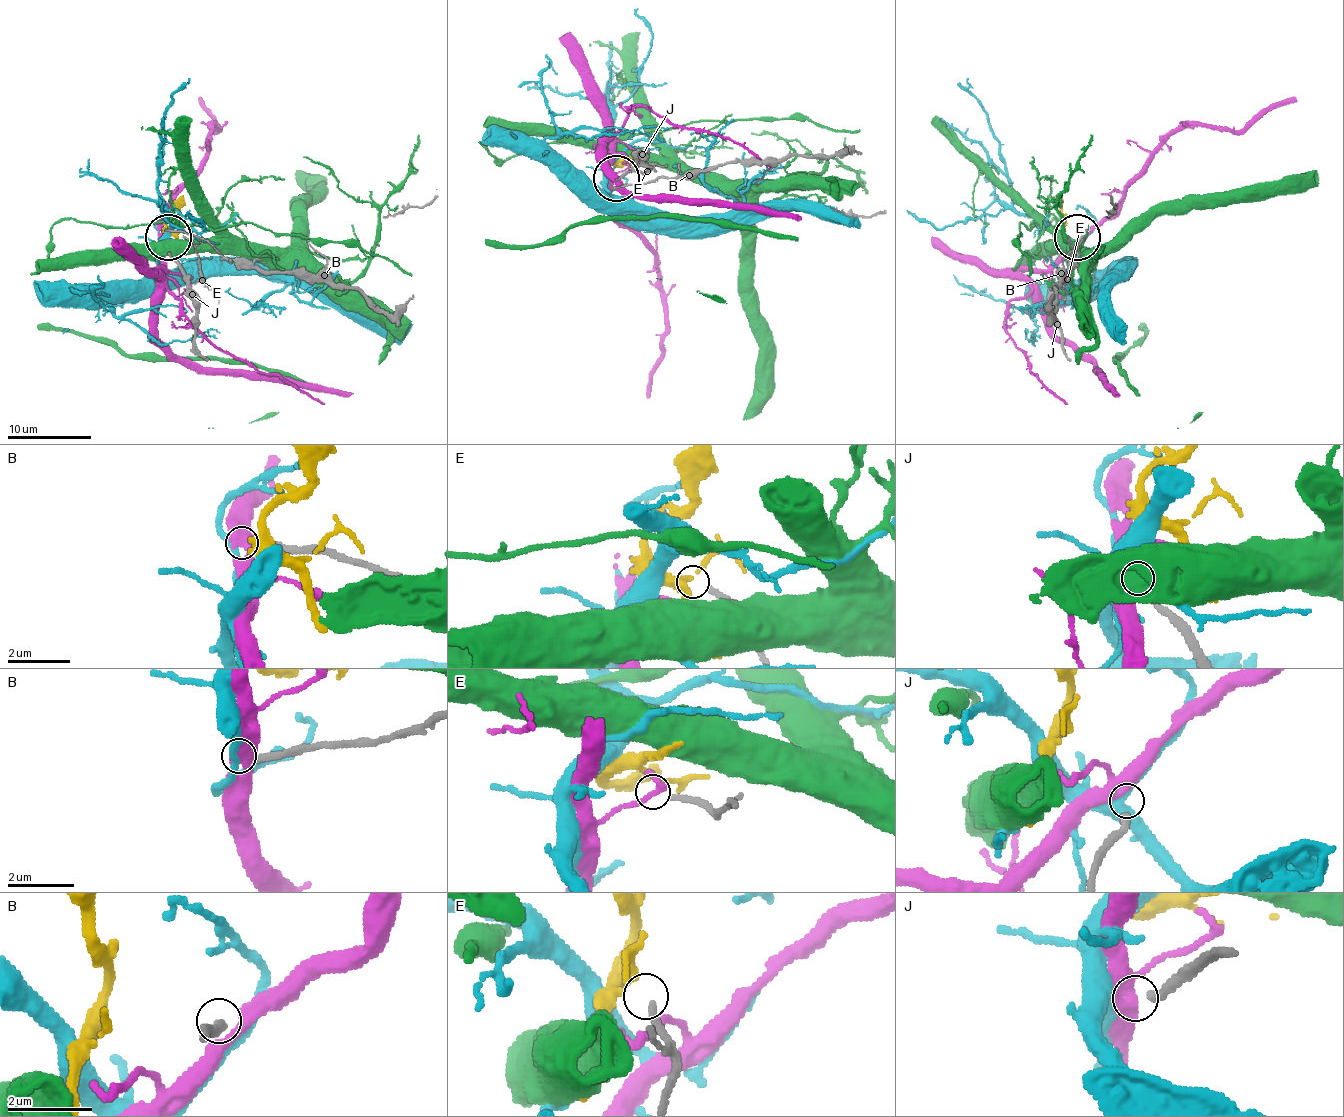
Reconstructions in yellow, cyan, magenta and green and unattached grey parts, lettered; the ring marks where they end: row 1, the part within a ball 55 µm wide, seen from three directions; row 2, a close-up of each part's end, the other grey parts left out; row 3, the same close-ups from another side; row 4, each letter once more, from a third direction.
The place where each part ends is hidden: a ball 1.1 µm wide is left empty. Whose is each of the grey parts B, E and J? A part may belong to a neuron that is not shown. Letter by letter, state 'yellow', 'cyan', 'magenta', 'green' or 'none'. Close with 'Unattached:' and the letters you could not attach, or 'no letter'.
B: none
E: none
J: none
Unattached: B, E, J

